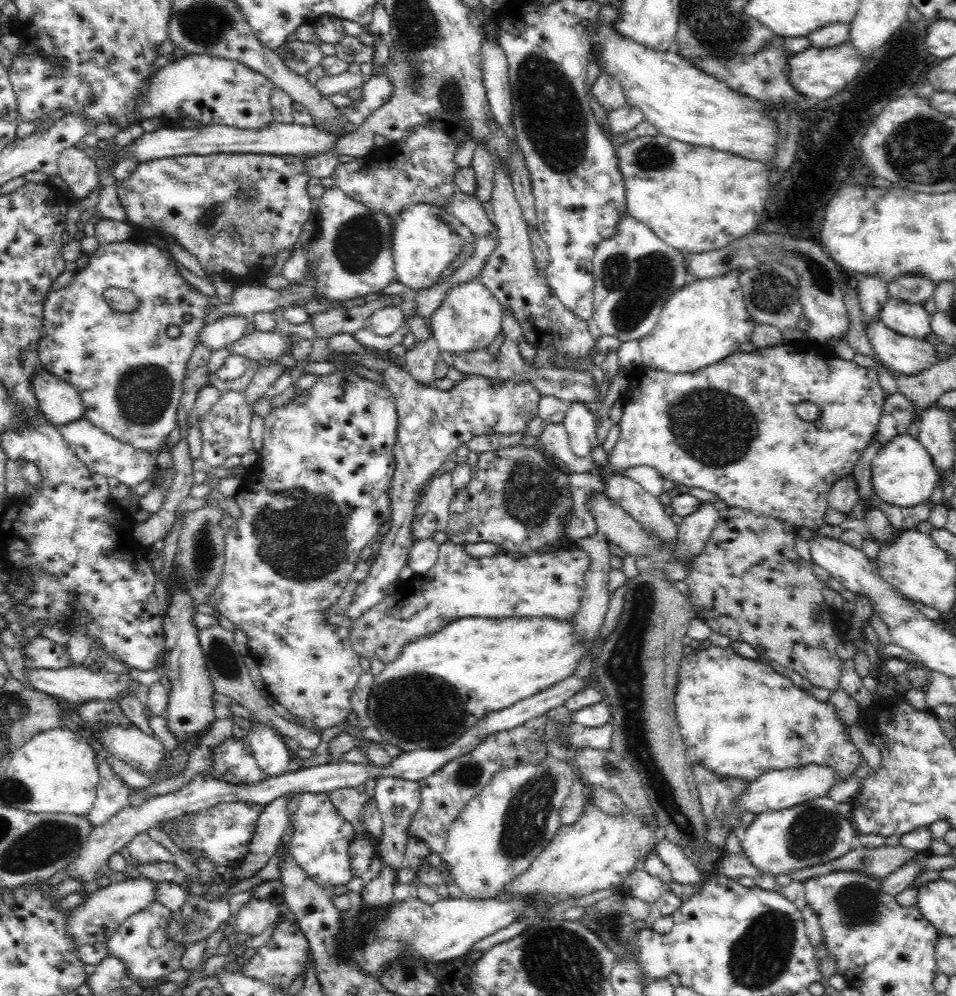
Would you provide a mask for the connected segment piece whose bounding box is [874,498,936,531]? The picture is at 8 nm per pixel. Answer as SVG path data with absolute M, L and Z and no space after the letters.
M874 498L874 504L884 511L890 526L895 531L917 529L920 522L928 520L930 512L936 505L930 500L925 500L913 507L901 507L880 502L880 498Z

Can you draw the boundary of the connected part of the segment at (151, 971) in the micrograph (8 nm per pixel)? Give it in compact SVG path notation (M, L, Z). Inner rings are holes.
M152 900L148 906L128 916L112 936L104 943L106 957L120 959L124 965L138 978L160 980L182 967L182 957L187 946L170 937L168 928L171 926L173 913L162 903Z

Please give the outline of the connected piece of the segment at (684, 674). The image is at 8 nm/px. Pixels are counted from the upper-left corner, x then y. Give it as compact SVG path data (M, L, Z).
M711 645L708 649L696 648L688 656L684 656L679 664L678 682L676 682L674 695L675 719L679 726L679 733L686 745L687 757L691 764L702 766L707 771L712 771L719 777L738 777L746 781L756 780L759 776L771 770L784 770L809 764L826 765L840 773L840 780L850 778L854 770L858 768L862 755L850 741L847 733L848 726L839 721L834 714L832 704L827 700L814 699L810 692L798 689L789 678L780 676L763 659L748 660L734 654L730 647L716 647Z

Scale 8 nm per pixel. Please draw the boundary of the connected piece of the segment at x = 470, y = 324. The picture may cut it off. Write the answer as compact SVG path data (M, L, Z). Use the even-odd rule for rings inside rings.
M478 278L452 285L444 295L440 306L429 316L429 329L439 351L463 353L484 349L492 342L501 328L503 306L494 293Z

